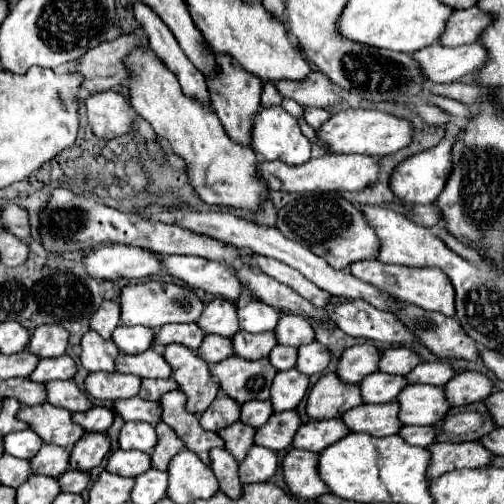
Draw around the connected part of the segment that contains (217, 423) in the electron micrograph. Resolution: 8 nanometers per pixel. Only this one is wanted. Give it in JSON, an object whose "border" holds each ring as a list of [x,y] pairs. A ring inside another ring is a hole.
{"border":[[[219,394],[213,404],[201,414],[199,422],[205,430],[221,430],[229,424],[235,424],[239,420],[241,414],[241,406],[237,402],[233,402],[233,398],[229,398],[227,394]]]}

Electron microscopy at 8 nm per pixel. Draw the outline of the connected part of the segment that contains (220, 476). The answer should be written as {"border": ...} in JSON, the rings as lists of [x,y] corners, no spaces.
{"border":[[[225,448],[211,450],[211,470],[215,472],[221,490],[229,498],[239,498],[243,484],[239,480],[239,464]]]}

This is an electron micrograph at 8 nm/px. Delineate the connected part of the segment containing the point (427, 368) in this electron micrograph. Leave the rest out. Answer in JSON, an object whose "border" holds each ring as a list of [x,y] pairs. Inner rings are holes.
{"border":[[[437,360],[437,362],[419,364],[415,370],[411,370],[407,374],[407,380],[409,380],[409,384],[411,384],[411,380],[435,380],[435,382],[427,382],[427,384],[445,386],[455,374],[457,374],[457,370],[451,364]]]}

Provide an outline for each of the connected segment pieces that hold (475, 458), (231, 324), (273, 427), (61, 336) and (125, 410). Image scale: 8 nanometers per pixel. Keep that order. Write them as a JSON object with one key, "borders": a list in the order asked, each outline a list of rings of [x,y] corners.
{"borders":[[[[435,442],[429,446],[429,452],[429,480],[435,480],[457,468],[489,466],[493,460],[493,454],[489,454],[481,442]]],[[[215,298],[207,304],[197,324],[203,328],[205,334],[219,334],[233,338],[233,334],[237,334],[239,330],[237,306],[227,298]]],[[[287,410],[287,412],[277,412],[271,414],[269,422],[261,428],[257,428],[255,434],[255,444],[265,446],[269,450],[285,450],[291,448],[293,436],[301,426],[301,418],[297,414],[297,410]]],[[[57,324],[39,326],[29,342],[29,350],[39,358],[61,356],[65,354],[67,346],[69,346],[69,332]]],[[[135,396],[135,398],[129,398],[129,400],[117,400],[115,408],[125,422],[127,420],[149,422],[153,426],[161,422],[161,404],[159,402],[149,402],[149,400]]]]}

